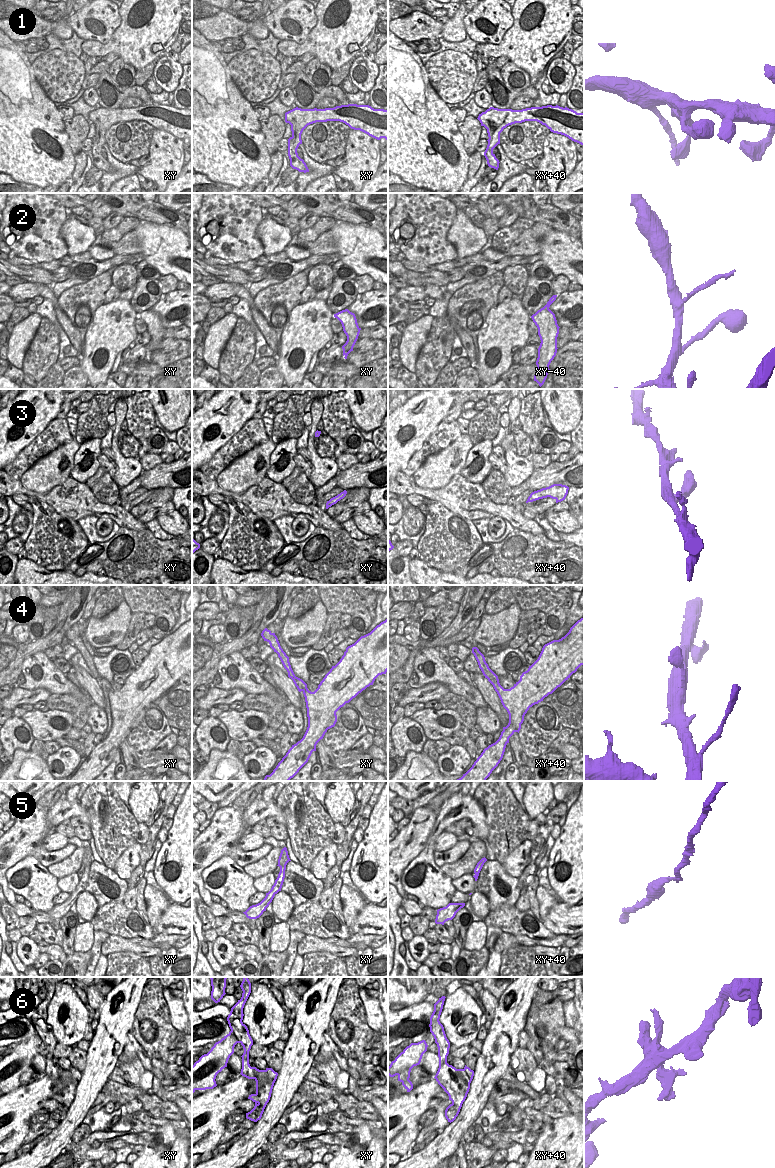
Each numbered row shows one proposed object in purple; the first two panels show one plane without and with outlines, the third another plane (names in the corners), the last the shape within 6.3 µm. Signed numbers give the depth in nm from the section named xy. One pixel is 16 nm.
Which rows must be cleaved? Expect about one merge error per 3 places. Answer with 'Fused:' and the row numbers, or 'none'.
Fused: 6

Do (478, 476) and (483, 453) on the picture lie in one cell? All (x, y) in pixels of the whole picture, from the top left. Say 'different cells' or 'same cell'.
same cell

